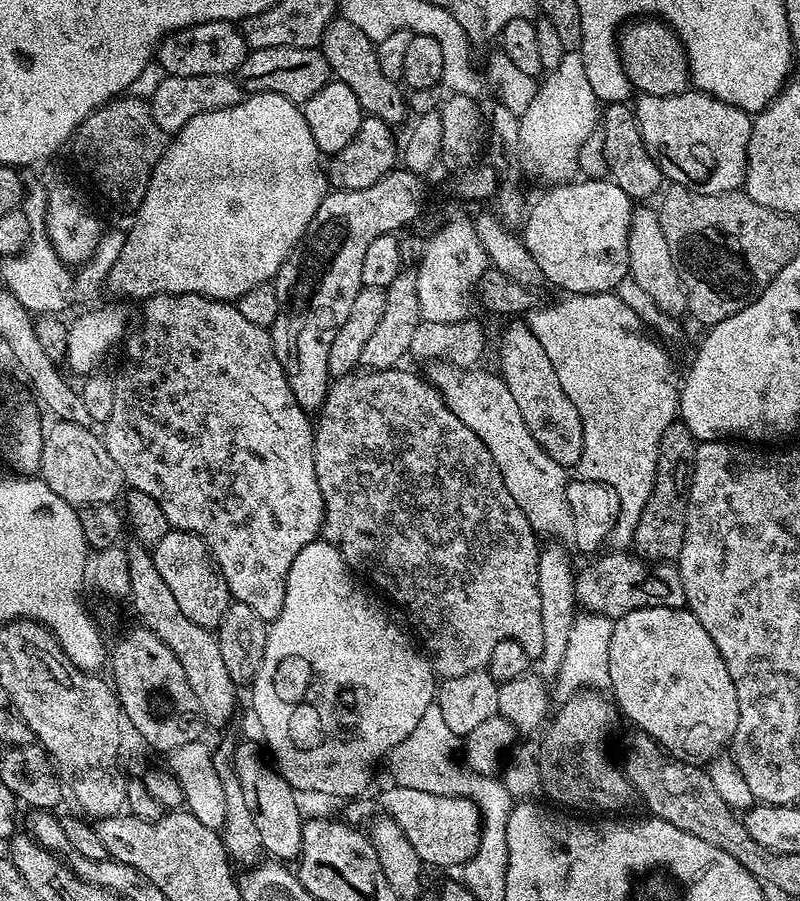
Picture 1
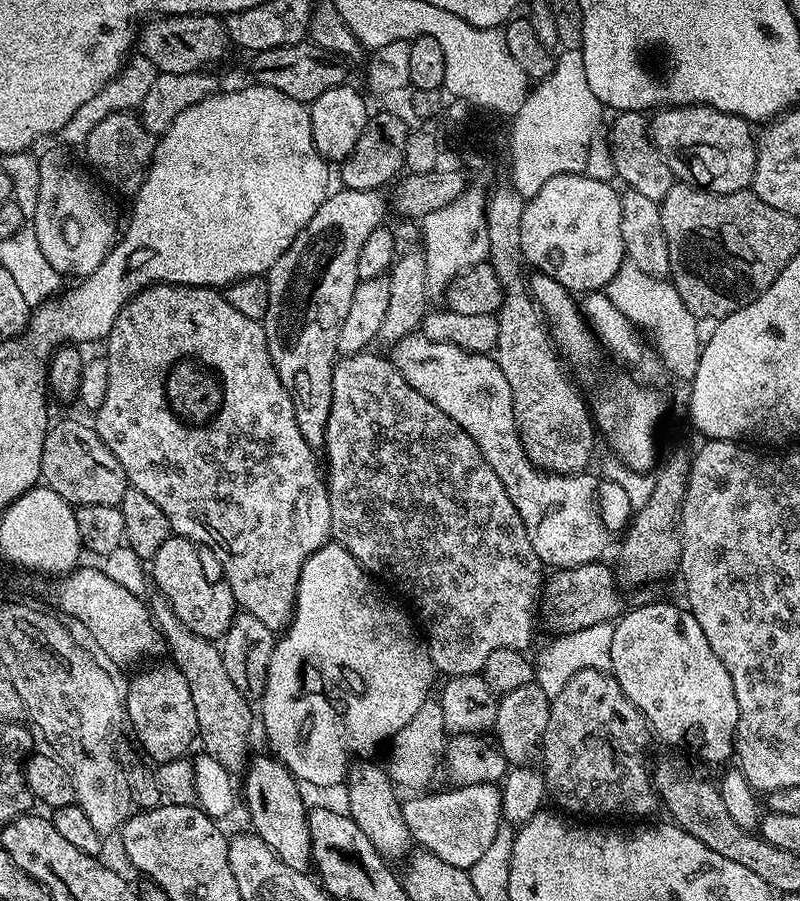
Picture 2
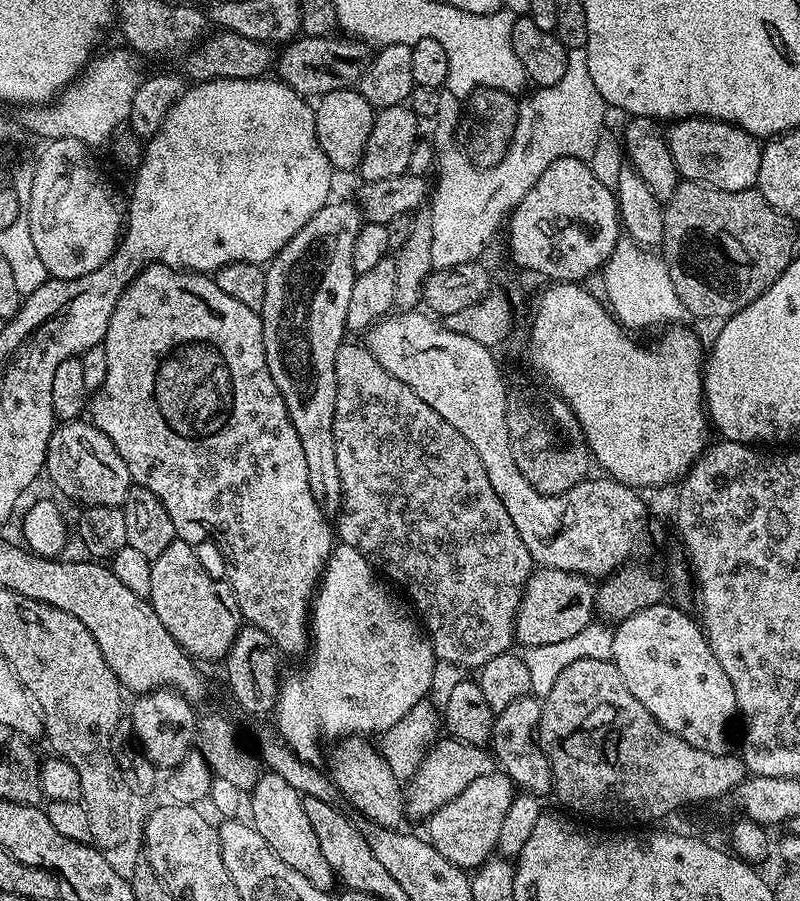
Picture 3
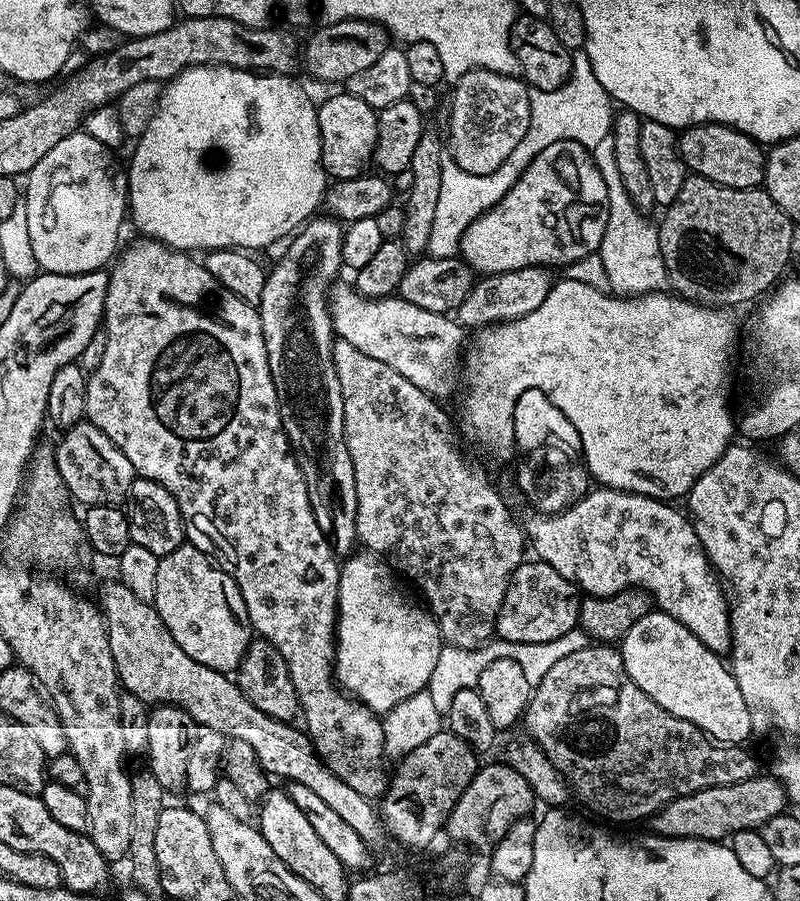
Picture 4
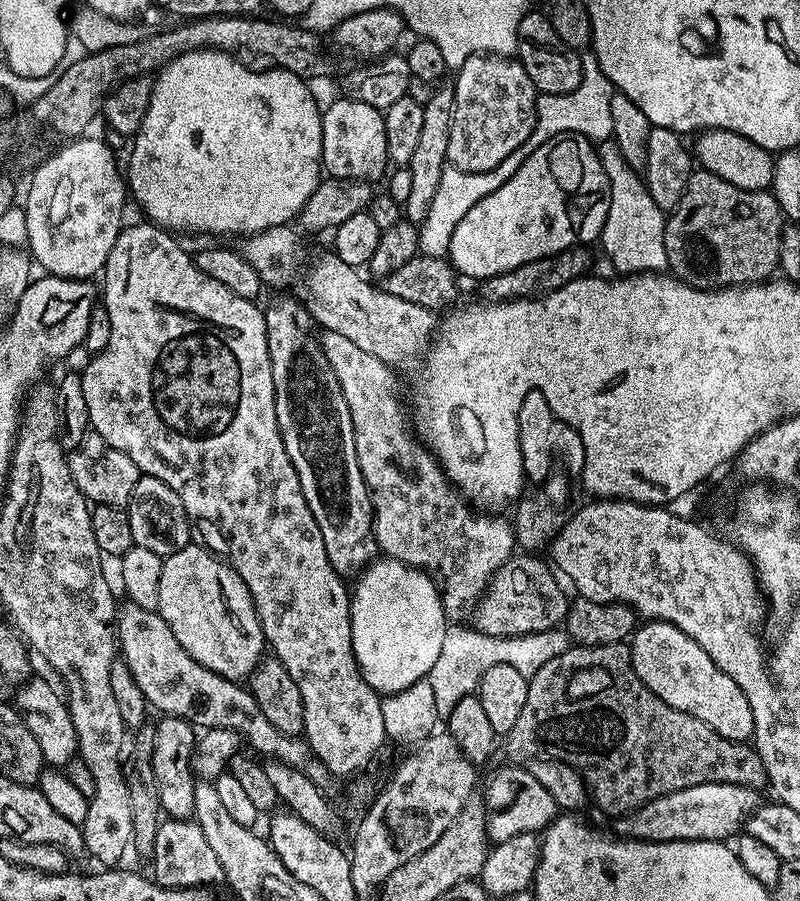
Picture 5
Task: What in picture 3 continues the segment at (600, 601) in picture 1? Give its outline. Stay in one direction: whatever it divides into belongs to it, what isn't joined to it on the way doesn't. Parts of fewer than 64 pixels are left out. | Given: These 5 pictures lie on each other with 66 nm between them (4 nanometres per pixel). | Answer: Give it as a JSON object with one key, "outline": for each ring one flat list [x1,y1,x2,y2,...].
{"outline":[[537,567,526,582,520,609,516,612,515,643,524,644,523,647,529,649,551,646,554,642,566,642,566,638,574,638,574,634,586,630,586,626,593,623,597,589,589,577,577,572]]}

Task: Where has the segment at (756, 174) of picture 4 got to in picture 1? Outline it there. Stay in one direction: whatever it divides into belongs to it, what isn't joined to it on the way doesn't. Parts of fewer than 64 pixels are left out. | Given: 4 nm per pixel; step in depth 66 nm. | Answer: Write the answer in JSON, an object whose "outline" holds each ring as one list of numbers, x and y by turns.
{"outline":[[687,90,666,97,641,95,639,99,640,101,634,104,638,130,642,134,642,142,650,154,650,158,654,158,654,162,658,162,665,181,681,184,702,194,722,194,743,189,746,154,753,121,753,117,749,113,699,90]]}

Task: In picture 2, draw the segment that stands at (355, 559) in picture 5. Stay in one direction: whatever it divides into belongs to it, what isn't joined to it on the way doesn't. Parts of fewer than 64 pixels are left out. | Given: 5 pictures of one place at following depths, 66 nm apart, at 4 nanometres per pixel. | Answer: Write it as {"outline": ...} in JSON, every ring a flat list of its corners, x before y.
{"outline":[[349,188,339,191,333,191,325,198,322,206,318,206,318,214,314,214,314,218,310,218,310,222,298,234,298,238,294,238,294,242,288,247,286,254,282,254,282,258,278,258,278,262,274,262,274,266,266,273,268,289,270,290,270,306,266,310,262,323,268,349,270,350,270,358,274,362,274,370,278,370,278,378,282,382,282,386,287,390,294,402,294,418,298,418,298,430,302,430,302,438,306,438,306,442,314,450,323,449,324,439,326,438,326,422,330,418,330,410,332,409,332,375,338,359,336,351,338,330,342,330,342,322,346,322,346,313,350,310,350,298,354,298,354,290,358,283,356,279,358,250,362,250,362,245,366,243,366,238,370,238,372,231,385,223,384,204,386,208,386,200,385,197,384,200,380,197,381,193,379,191,350,190]]}

